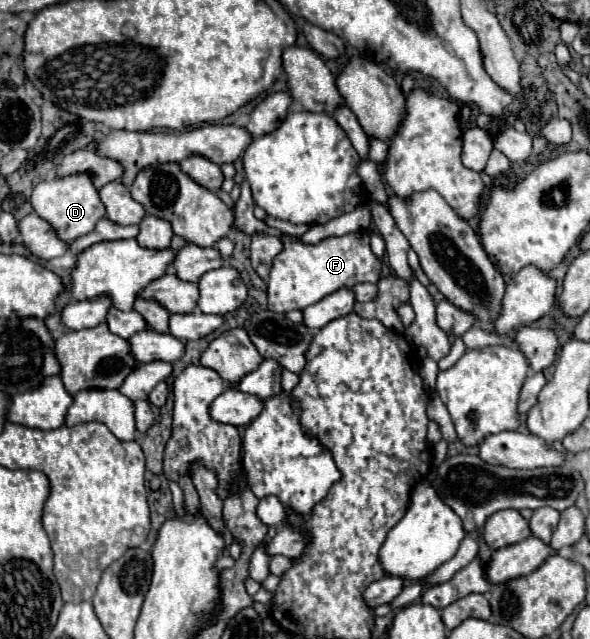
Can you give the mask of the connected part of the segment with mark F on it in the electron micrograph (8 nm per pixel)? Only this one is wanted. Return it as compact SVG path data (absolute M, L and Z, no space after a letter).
M368 231L346 233L340 237L326 237L320 243L302 243L298 237L284 235L284 249L274 257L268 279L268 309L286 313L304 309L322 297L356 283L376 283L380 279L382 261L372 253Z

